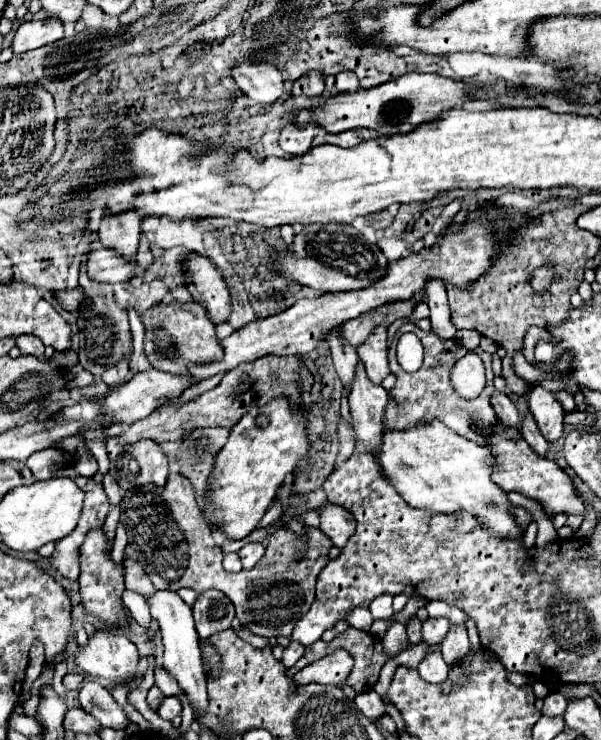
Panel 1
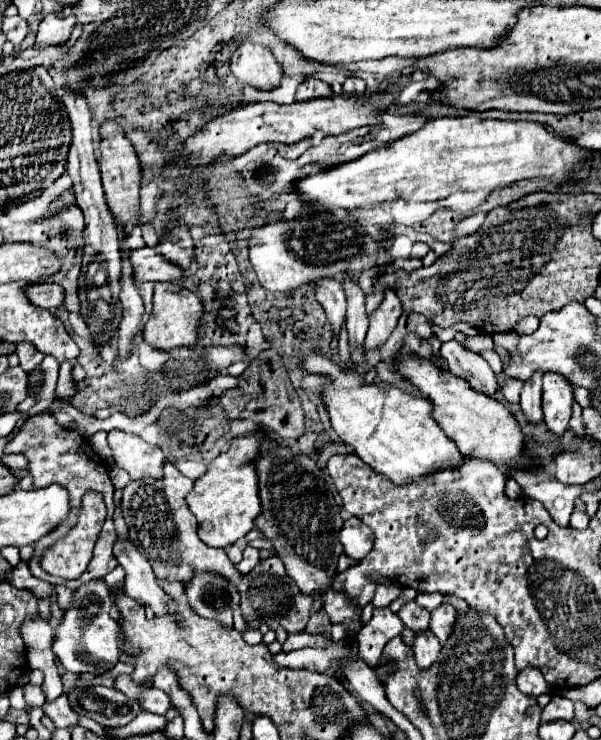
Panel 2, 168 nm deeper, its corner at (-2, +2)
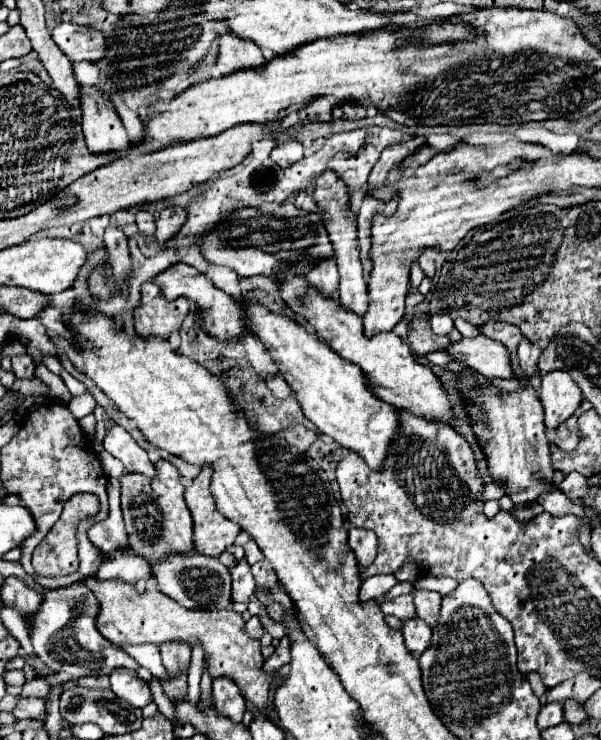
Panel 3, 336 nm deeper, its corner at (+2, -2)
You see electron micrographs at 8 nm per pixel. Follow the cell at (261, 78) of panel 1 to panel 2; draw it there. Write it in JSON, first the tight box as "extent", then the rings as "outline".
{"extent":[230,43,282,91],"outline":[[[242,43],[232,53],[230,69],[232,75],[244,85],[264,89],[264,91],[278,87],[282,79],[282,73],[270,49],[254,43]]]}

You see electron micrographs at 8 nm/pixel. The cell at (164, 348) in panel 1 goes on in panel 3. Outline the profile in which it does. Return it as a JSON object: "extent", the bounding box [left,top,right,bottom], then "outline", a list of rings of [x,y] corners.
{"extent":[134,281,190,339],"outline":[[[152,281],[142,285],[142,303],[134,311],[134,327],[142,339],[160,337],[168,339],[172,331],[178,331],[184,317],[190,311],[190,303],[184,297],[166,301],[158,285]]]}

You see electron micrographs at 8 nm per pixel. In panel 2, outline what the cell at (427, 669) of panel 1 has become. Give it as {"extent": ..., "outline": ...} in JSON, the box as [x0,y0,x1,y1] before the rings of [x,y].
{"extent":[412,629,442,669],"outline":[[[424,629],[422,633],[416,633],[412,651],[414,651],[414,659],[420,665],[420,669],[428,669],[436,661],[436,657],[440,655],[440,647],[442,645],[438,637],[434,637],[434,633],[430,633],[428,629]]]}

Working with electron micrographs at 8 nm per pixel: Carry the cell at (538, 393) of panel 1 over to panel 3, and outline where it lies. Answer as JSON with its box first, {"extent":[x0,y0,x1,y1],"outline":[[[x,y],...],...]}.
{"extent":[538,371,582,429],"outline":[[[550,371],[542,375],[542,387],[538,391],[540,403],[544,407],[544,425],[546,429],[556,429],[562,425],[582,401],[578,385],[572,377],[562,371]]]}

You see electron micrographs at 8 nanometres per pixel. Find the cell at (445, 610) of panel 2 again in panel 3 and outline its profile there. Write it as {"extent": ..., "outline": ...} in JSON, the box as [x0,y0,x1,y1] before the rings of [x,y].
{"extent":[414,589,440,627],"outline":[[[414,589],[414,605],[416,605],[416,613],[422,621],[426,621],[428,627],[436,627],[438,619],[440,619],[440,593],[434,591],[426,591],[426,589]]]}

